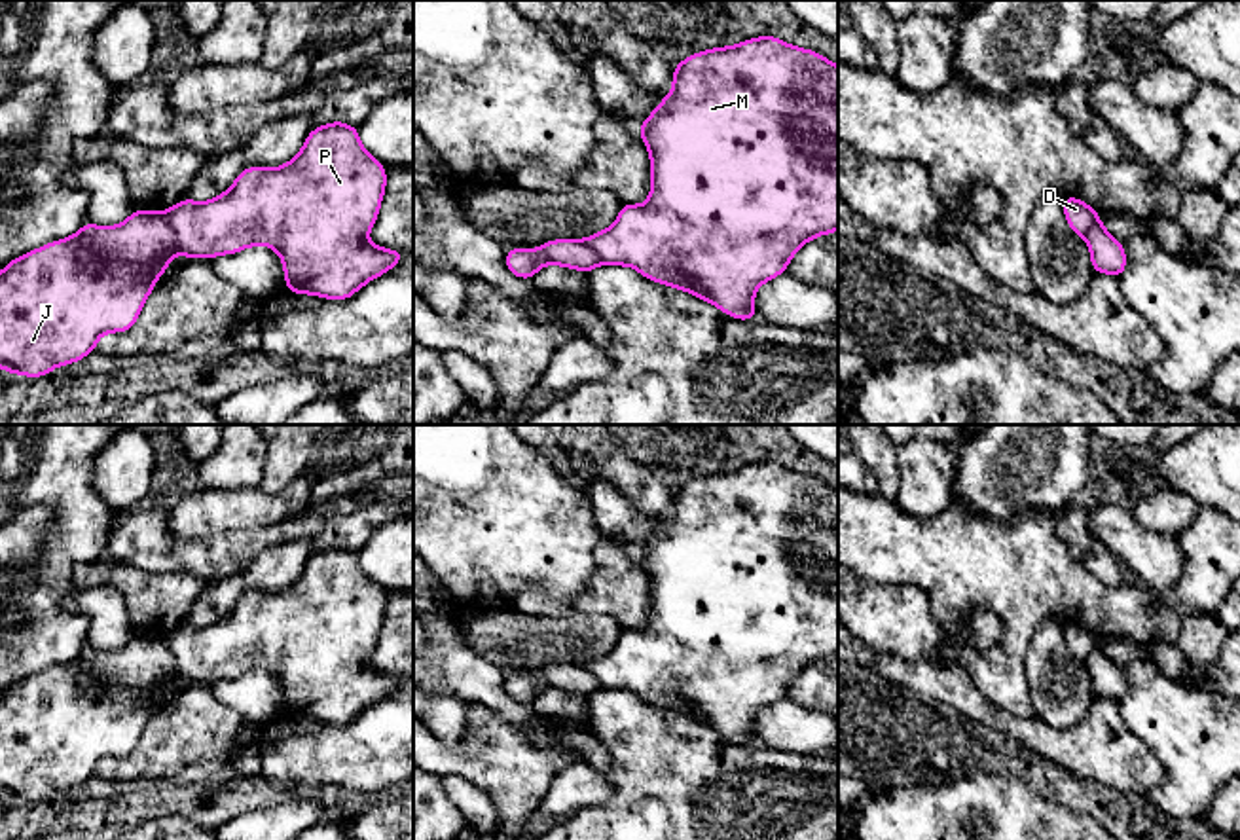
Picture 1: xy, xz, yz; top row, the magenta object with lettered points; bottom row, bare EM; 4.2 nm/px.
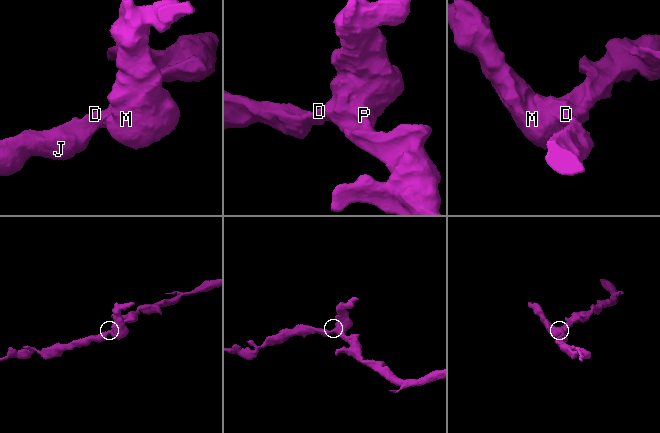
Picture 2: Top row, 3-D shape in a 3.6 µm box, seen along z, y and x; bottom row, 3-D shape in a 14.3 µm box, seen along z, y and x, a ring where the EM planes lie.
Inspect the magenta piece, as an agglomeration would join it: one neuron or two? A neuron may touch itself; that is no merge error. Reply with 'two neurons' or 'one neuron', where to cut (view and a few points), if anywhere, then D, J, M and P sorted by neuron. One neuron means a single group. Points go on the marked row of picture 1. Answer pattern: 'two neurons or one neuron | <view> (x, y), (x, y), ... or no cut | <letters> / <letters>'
two neurons | xy (160, 213), (175, 234), (179, 249) | D M P / J

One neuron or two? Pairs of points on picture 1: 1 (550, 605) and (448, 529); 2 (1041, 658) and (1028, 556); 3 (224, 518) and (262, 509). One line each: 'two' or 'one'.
1: two
2: two
3: one

